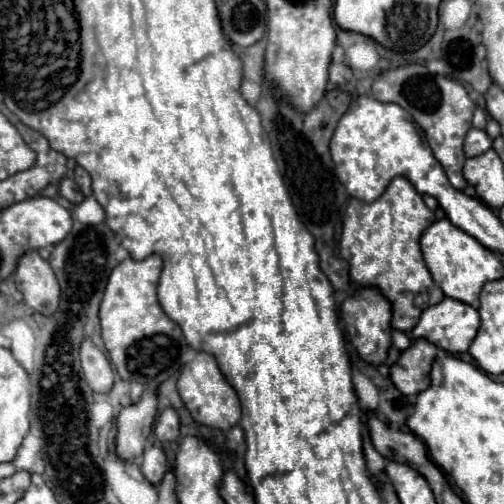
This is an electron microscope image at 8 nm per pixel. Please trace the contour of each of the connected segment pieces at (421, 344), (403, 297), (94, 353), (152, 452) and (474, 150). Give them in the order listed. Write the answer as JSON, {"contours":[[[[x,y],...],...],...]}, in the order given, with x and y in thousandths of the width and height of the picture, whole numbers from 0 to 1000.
{"contours":[[[[817,675],[813,690],[794,698],[786,722],[774,726],[778,762],[806,786],[821,786],[853,766],[853,726],[865,710],[865,687],[849,675]]],[[[798,349],[782,353],[750,397],[734,405],[694,397],[687,417],[675,504],[694,524],[694,552],[706,567],[746,567],[774,595],[778,647],[798,659],[817,655],[849,607],[881,595],[877,575],[845,544],[849,532],[833,500],[833,468],[861,437],[861,421],[841,405],[837,385]]],[[[179,675],[159,683],[159,718],[167,734],[167,750],[187,778],[214,778],[226,758],[222,726],[202,694],[194,694]]],[[[298,885],[286,893],[286,917],[282,917],[282,940],[290,944],[294,956],[317,960],[325,940],[333,937],[329,921],[329,901],[317,885]]],[[[944,254],[929,258],[929,266],[921,274],[925,313],[952,310],[952,306],[960,306],[960,298],[972,298],[972,290],[976,290],[976,278],[968,274],[968,266],[960,258],[944,258]]]]}

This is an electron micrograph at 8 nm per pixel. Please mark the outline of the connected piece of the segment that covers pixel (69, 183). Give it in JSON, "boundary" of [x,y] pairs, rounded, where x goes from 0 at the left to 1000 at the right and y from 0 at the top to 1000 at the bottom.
{"boundary":[[[127,353],[127,357],[119,361],[119,385],[123,385],[131,397],[147,401],[147,405],[159,405],[159,401],[167,397],[155,365],[151,365],[143,353]]]}

